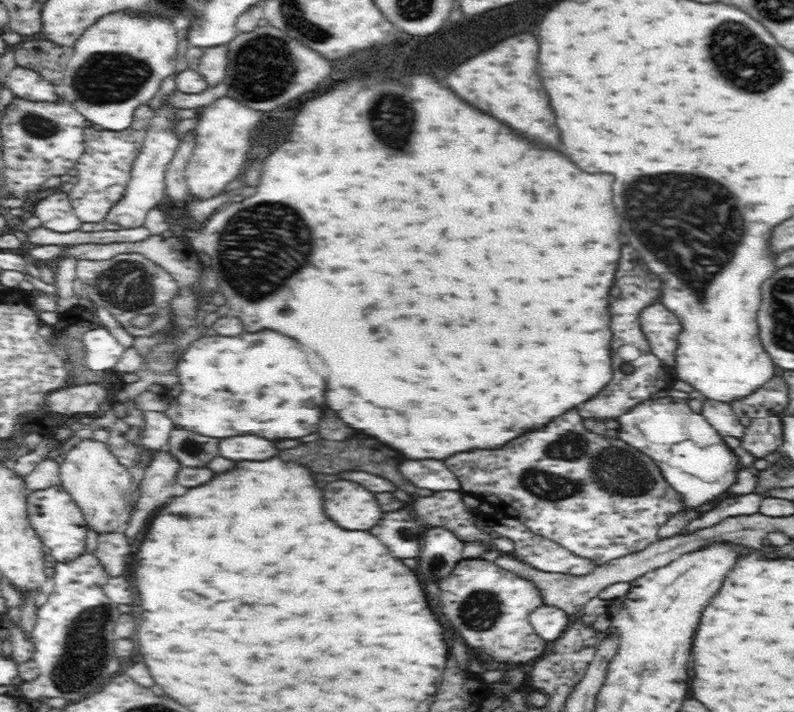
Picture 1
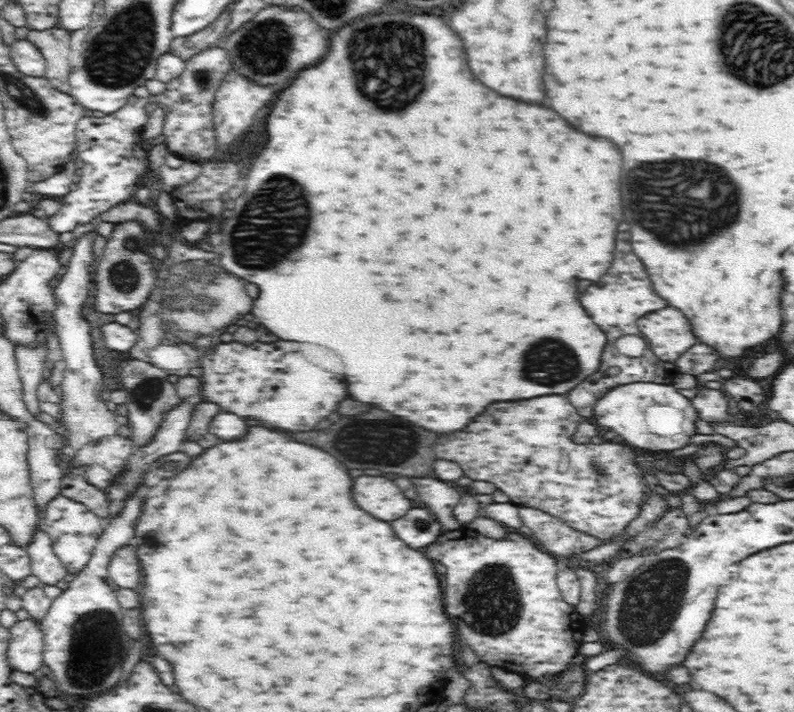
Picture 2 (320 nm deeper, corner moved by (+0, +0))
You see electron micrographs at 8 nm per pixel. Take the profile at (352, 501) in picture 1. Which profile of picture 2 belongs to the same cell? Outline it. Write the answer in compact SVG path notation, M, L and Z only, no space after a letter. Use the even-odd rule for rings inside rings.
M384 476L356 478L352 496L362 510L386 522L402 518L412 508L412 502L404 498L400 488Z

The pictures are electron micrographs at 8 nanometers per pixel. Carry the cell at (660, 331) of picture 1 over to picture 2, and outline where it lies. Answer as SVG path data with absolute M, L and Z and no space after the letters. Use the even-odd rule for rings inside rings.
M670 305L646 314L637 321L637 326L648 349L666 362L674 363L696 344L697 339L688 318Z

